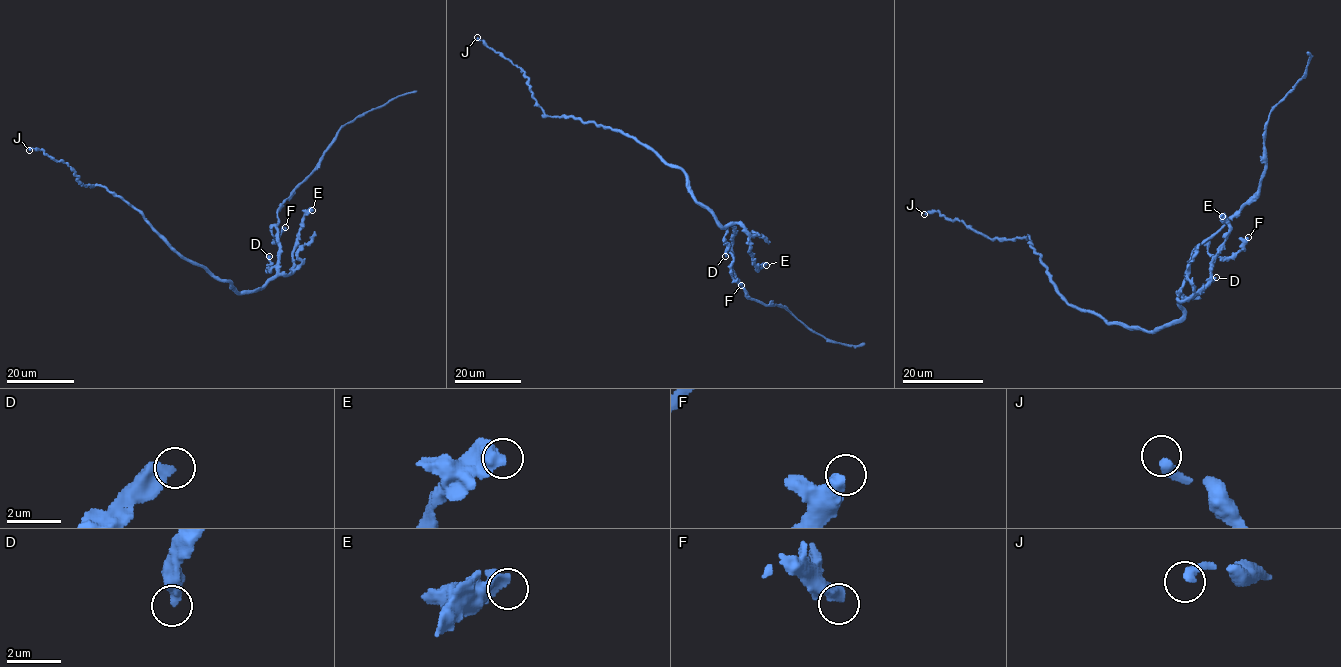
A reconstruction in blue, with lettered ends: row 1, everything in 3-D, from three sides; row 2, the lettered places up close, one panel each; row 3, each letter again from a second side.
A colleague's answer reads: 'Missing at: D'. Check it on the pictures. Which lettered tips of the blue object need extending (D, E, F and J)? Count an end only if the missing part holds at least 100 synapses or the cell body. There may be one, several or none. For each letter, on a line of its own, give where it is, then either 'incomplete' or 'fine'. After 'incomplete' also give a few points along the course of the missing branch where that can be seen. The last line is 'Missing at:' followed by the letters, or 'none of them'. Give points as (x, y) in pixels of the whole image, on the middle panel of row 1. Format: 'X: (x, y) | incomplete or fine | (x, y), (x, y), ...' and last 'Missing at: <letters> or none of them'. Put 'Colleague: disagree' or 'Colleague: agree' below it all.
D: (725, 256) | fine
E: (766, 265) | fine
F: (741, 285) | fine
J: (477, 37) | fine
Missing at: none of them
Colleague: disagree

